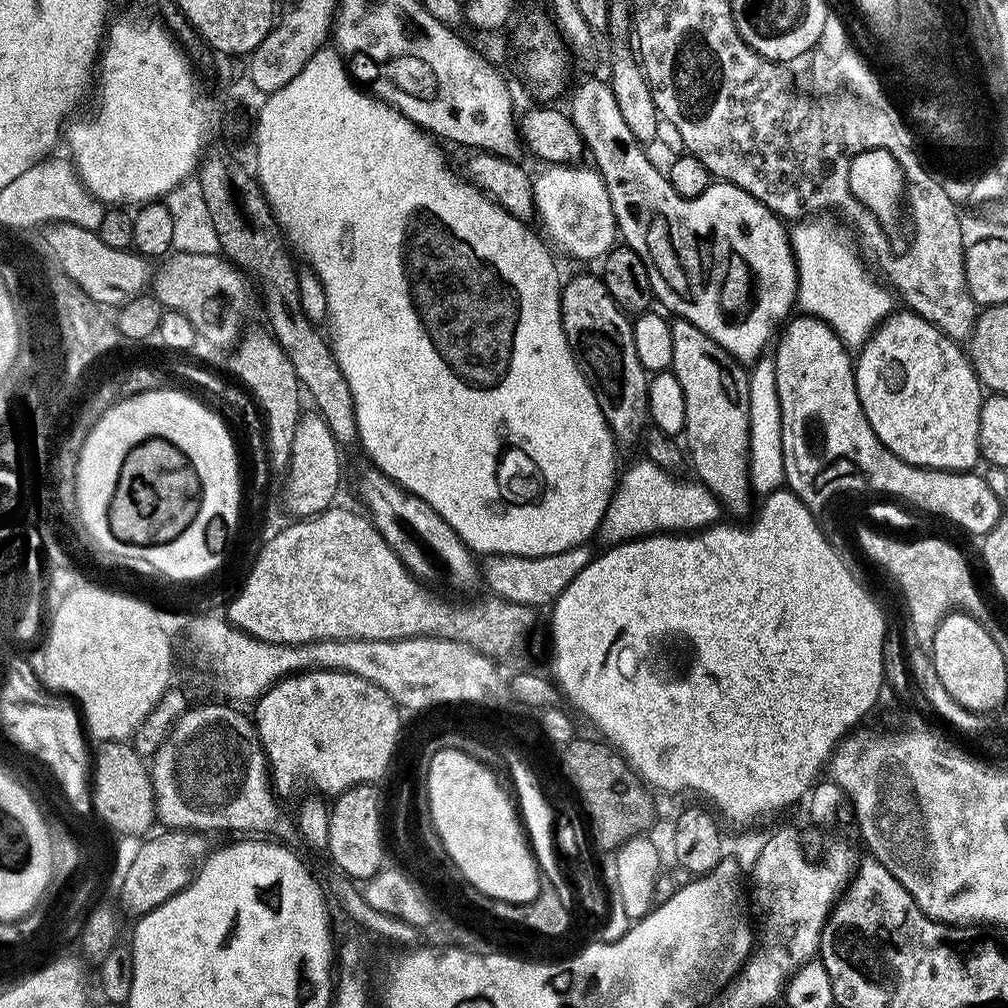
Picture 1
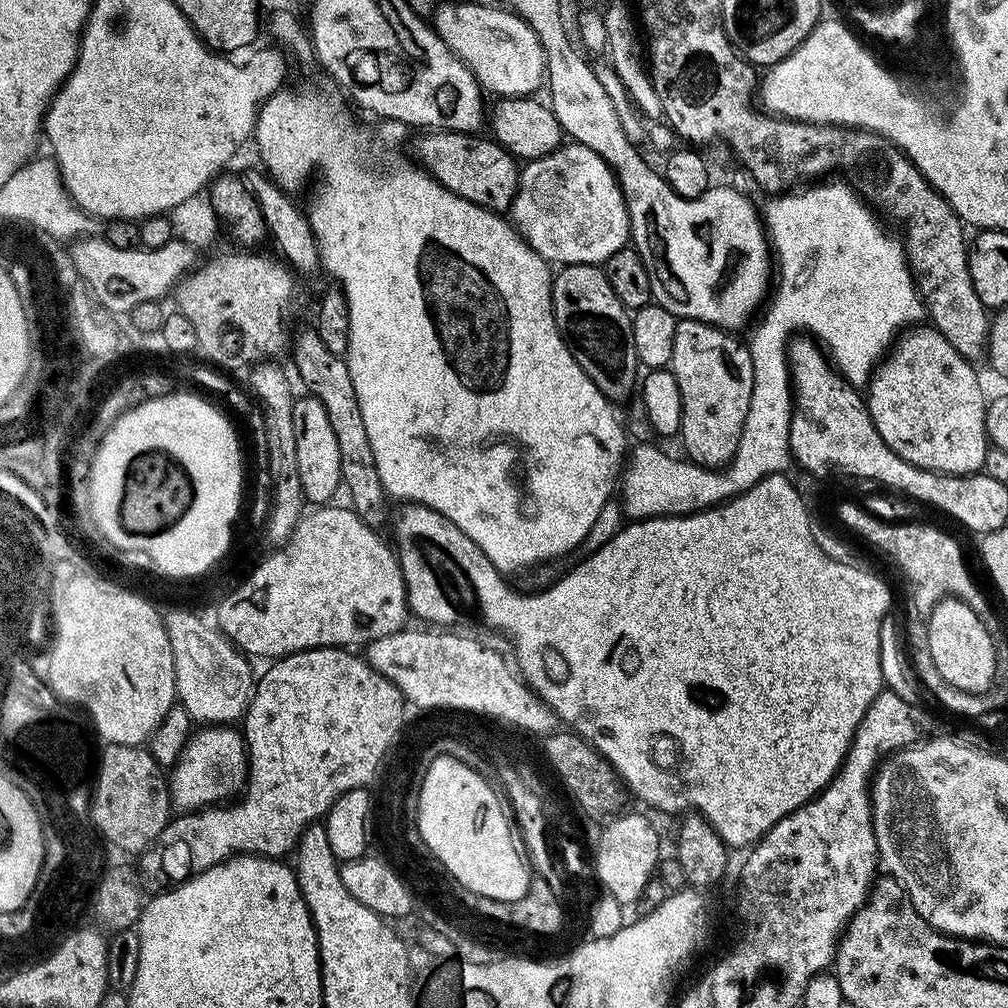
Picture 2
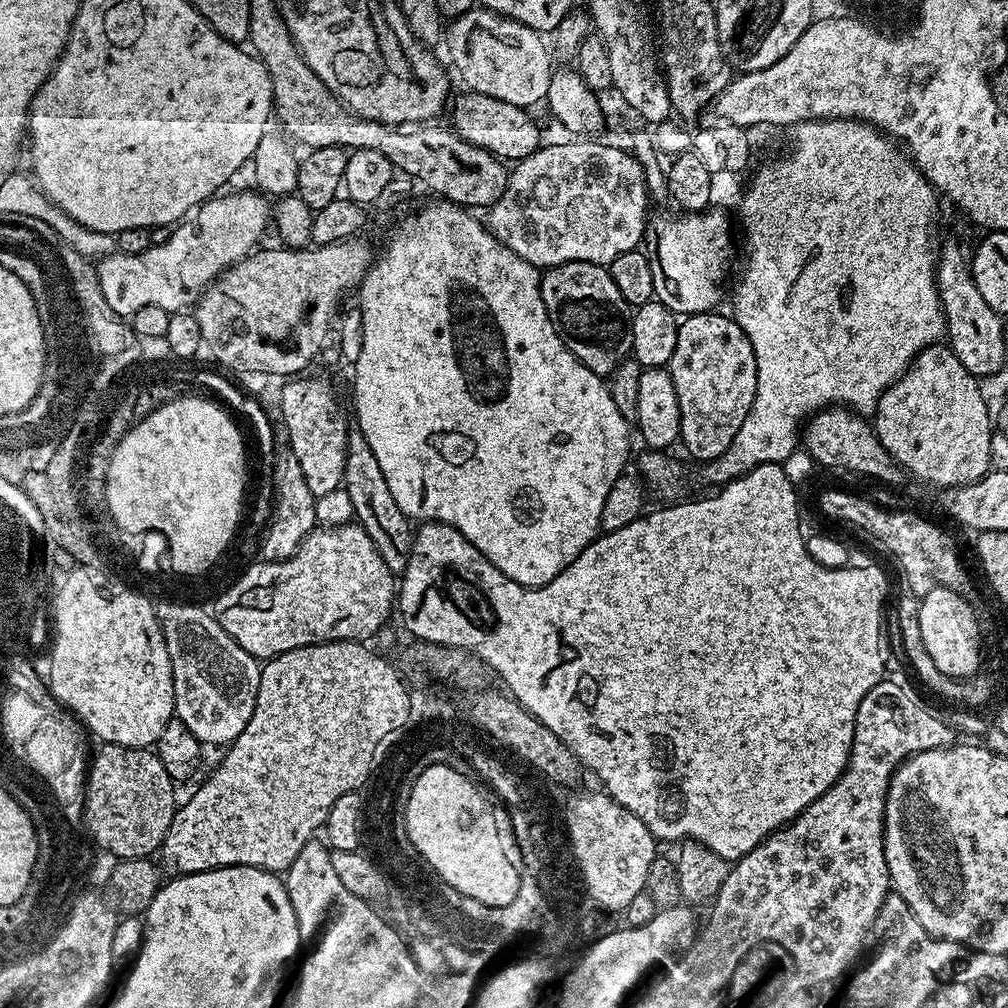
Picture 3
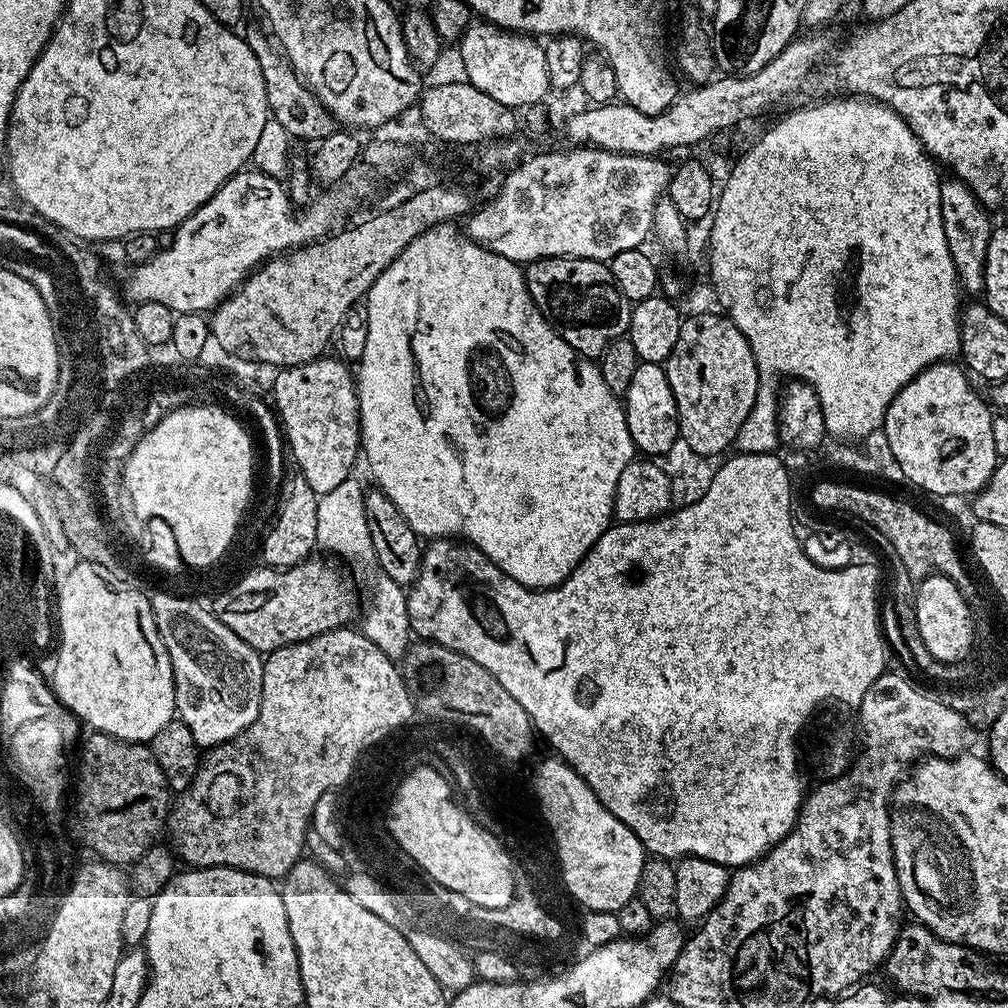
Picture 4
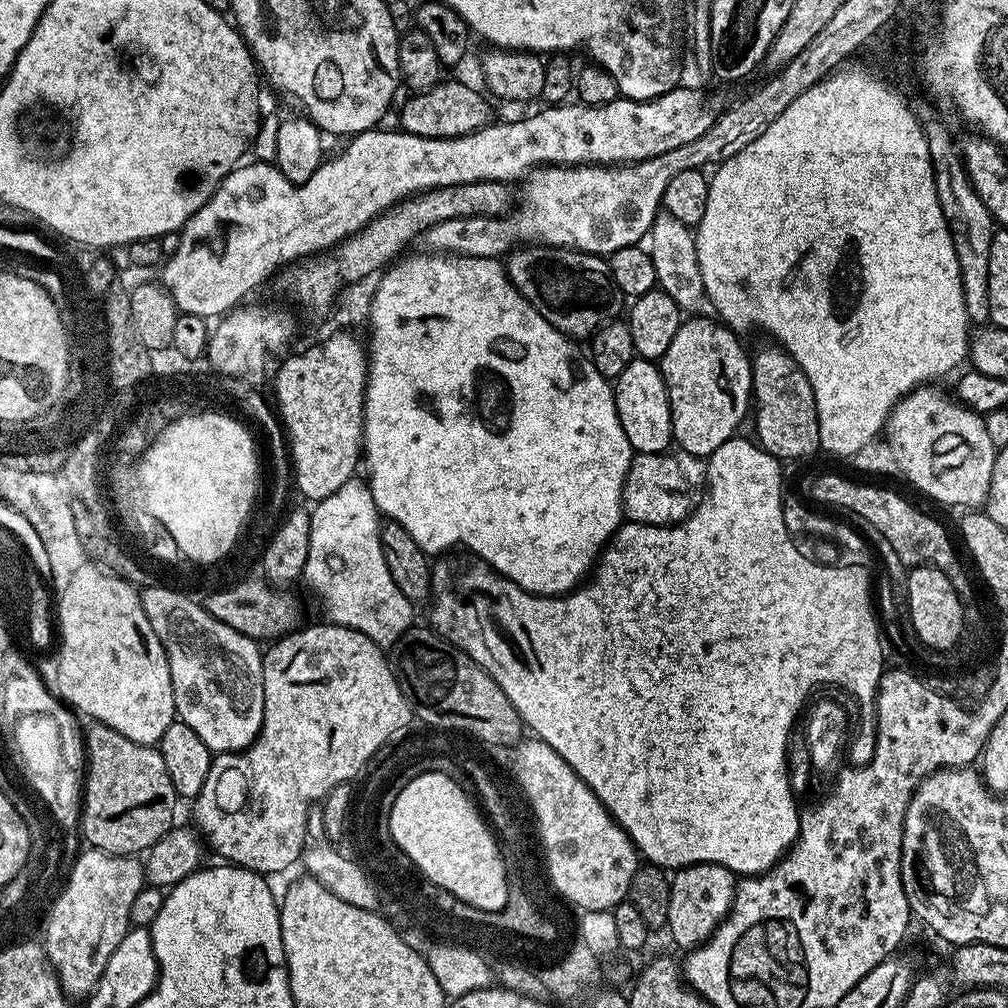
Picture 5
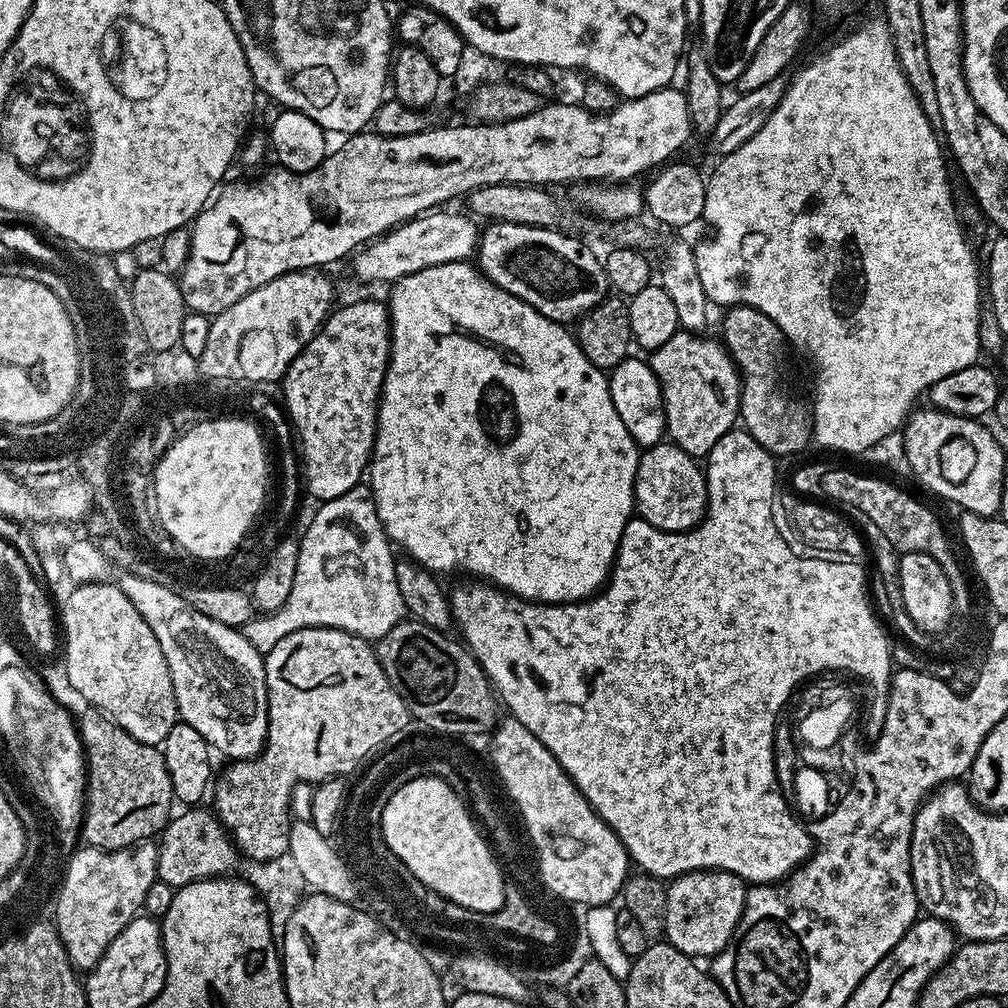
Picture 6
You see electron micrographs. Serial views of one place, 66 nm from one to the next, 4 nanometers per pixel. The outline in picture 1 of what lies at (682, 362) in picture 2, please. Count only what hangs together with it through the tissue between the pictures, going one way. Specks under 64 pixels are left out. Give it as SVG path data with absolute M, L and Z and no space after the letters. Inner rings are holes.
M673 319L671 326L674 354L670 370L678 378L678 386L682 386L682 394L686 398L686 422L682 440L686 445L690 468L696 471L695 479L705 484L727 511L729 508L736 515L733 517L747 517L748 507L754 499L748 483L748 372L741 361L688 320Z

